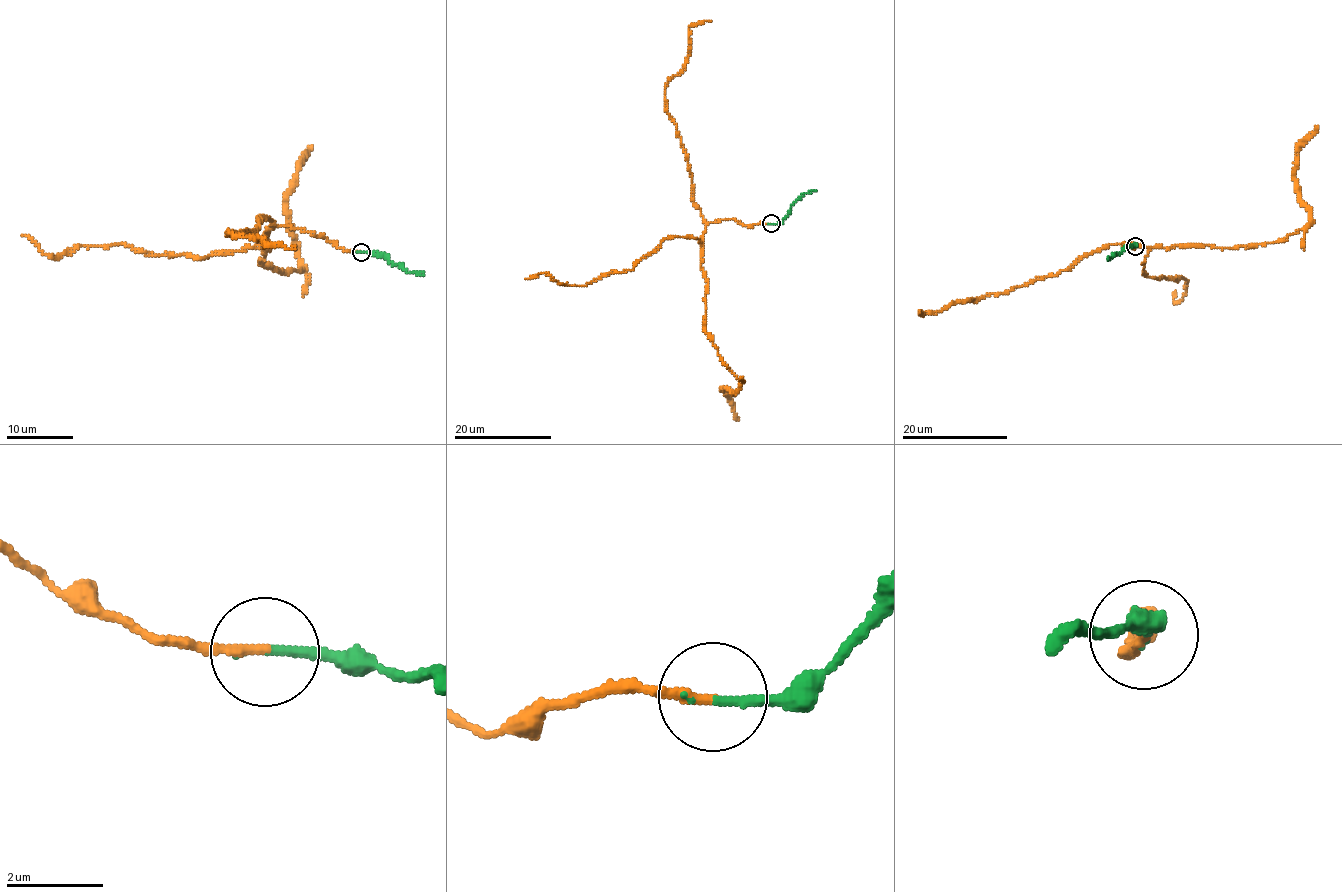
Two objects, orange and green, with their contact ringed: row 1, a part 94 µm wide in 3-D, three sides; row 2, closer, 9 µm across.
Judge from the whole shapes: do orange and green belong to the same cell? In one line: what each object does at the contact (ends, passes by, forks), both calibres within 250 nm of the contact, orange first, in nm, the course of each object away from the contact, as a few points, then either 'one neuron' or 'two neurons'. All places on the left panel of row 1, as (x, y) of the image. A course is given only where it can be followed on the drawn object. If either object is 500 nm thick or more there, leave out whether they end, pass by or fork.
orange ends; green ends; calibres 190 and 180 nm; course orange (361, 252), (273, 225), (260, 262), (286, 274), (304, 270), (288, 218), (288, 190), (311, 146); course green (361, 252), (374, 252), (403, 269), (422, 274); one neuron

